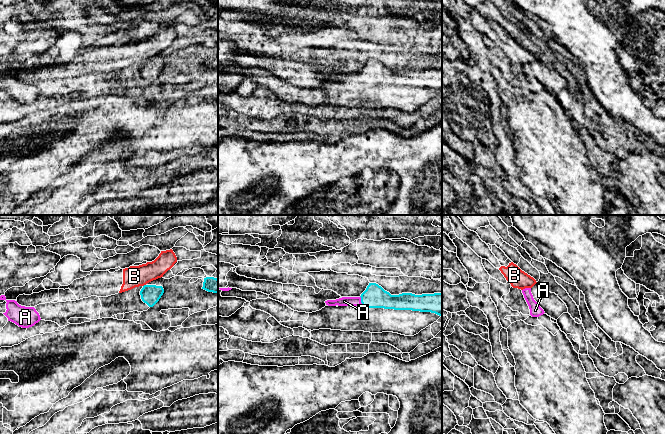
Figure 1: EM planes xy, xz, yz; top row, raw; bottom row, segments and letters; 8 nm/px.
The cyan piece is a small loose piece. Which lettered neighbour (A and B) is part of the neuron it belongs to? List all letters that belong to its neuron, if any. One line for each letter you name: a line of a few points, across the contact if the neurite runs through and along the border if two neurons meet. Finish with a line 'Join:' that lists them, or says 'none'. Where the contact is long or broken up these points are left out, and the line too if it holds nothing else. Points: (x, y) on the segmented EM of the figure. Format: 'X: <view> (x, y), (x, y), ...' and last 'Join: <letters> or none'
Join: A

